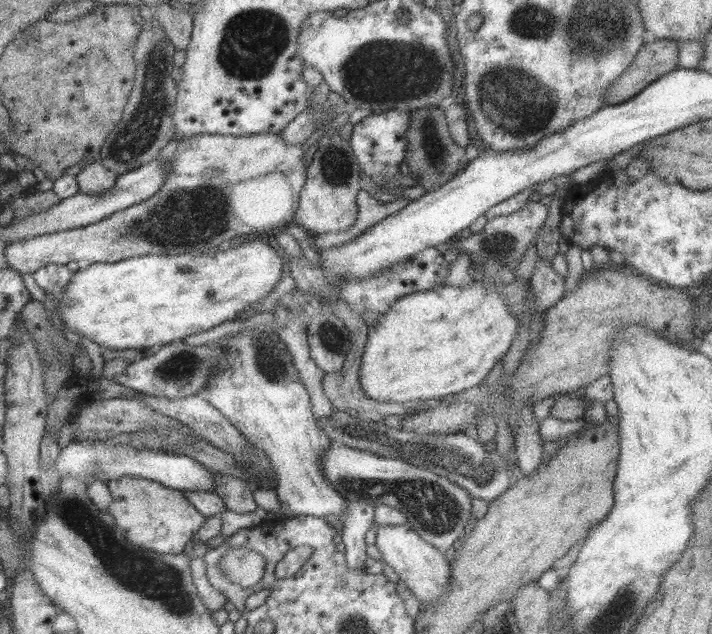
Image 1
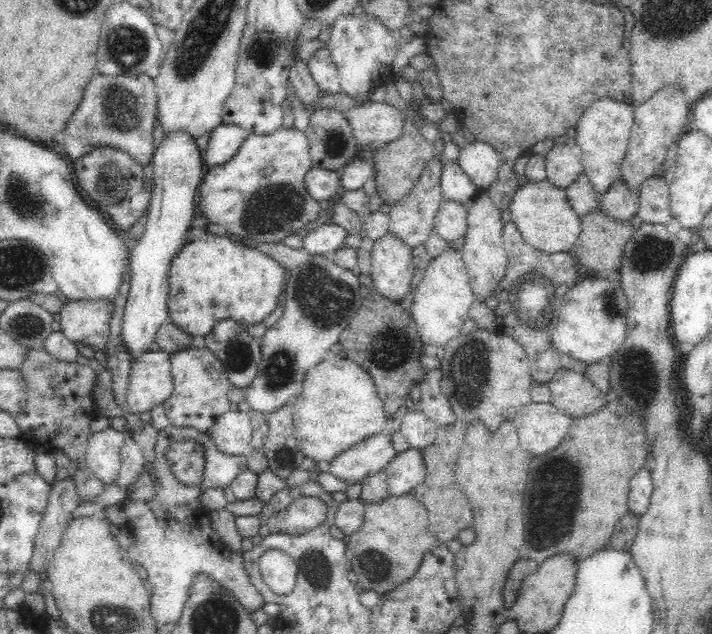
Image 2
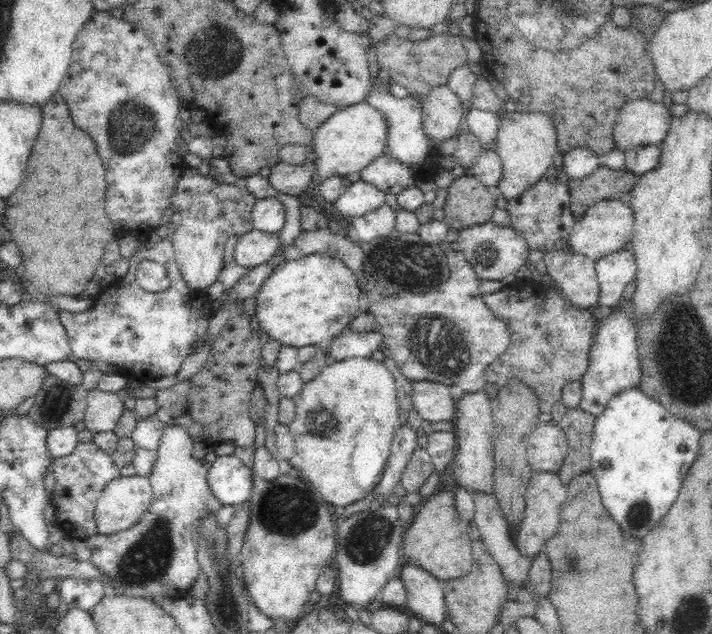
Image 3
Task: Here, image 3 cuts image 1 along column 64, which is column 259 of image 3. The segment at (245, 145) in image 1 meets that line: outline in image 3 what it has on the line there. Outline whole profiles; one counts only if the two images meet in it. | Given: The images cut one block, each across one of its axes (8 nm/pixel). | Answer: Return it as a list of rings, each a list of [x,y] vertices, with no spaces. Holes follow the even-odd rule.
[[[256,228],[240,235],[235,245],[235,263],[252,269],[268,262],[276,254],[280,242],[279,232],[262,232]]]

